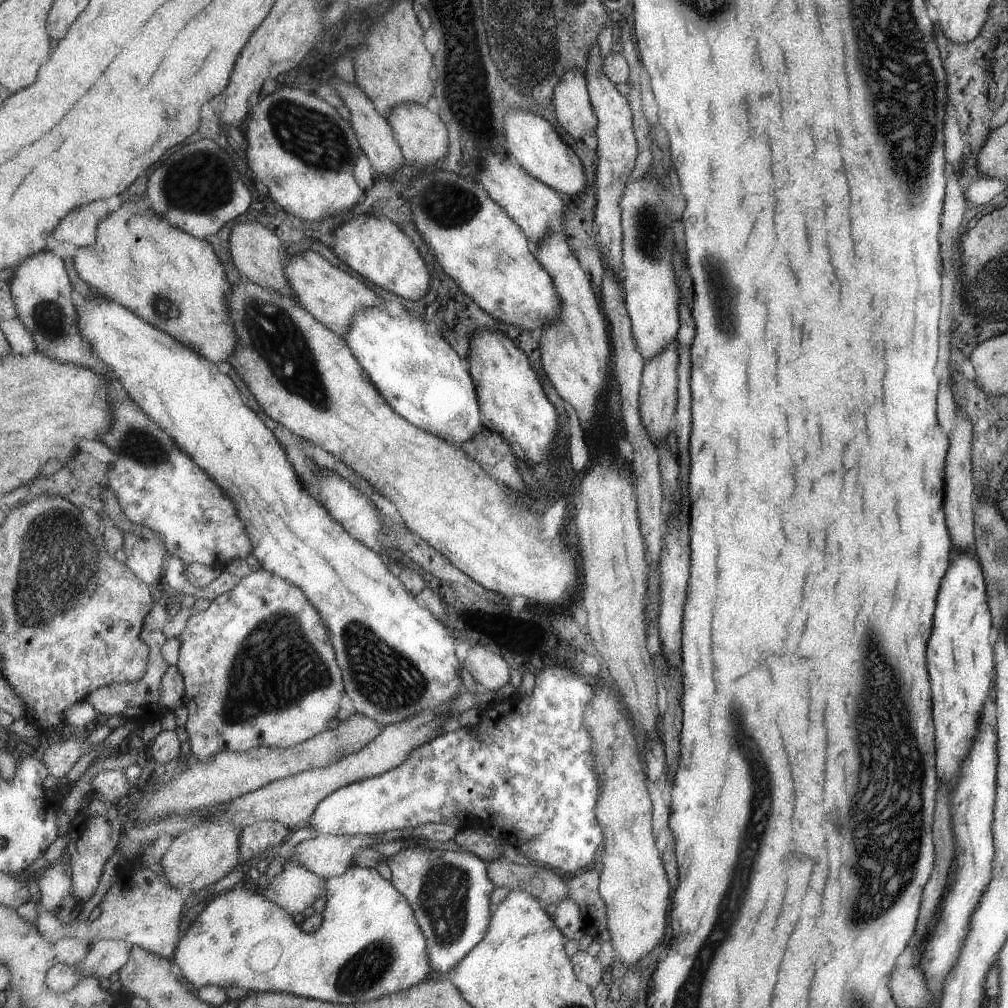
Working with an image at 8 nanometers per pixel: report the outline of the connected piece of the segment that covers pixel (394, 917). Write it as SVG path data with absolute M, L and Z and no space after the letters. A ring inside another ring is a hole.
M351 866L341 876L331 878L327 884L327 906L323 914L325 922L317 932L303 932L303 926L297 926L289 912L259 894L247 892L243 886L223 894L203 910L181 940L173 964L197 990L203 986L241 986L255 994L291 994L341 1006L381 1000L433 978L435 968L429 954L429 938L421 928L413 906L401 892L397 892L393 880L385 880L375 868Z

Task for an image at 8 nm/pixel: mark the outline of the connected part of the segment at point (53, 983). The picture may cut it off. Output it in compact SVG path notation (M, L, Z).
M101 940L93 944L91 954L83 960L83 966L77 968L77 974L73 968L65 964L55 964L49 970L49 988L57 990L59 994L69 990L71 986L77 984L81 972L91 972L97 980L109 978L113 972L121 972L125 964L129 964L133 956L133 946L125 940Z

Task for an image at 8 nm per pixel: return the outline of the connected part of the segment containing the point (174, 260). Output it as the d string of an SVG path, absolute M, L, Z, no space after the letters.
M147 198L121 204L117 212L105 218L99 228L97 244L89 248L77 248L75 266L81 278L99 290L99 296L133 310L149 324L161 328L185 346L199 352L205 360L211 360L223 368L229 366L229 358L235 354L241 334L237 330L237 322L231 318L233 310L229 300L235 290L229 284L227 272L209 242L175 228L169 220L155 214Z

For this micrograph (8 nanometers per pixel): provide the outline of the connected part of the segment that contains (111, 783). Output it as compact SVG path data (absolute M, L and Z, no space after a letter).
M101 770L97 776L93 776L91 780L93 784L93 792L97 800L103 800L107 804L115 804L121 796L129 794L129 778L125 776L125 772L121 770Z

